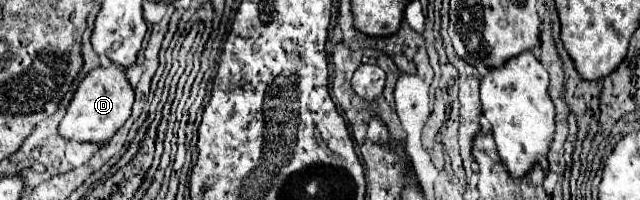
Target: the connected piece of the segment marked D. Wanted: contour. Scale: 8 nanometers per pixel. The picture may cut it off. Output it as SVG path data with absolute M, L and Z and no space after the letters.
M113 65L93 69L77 87L73 101L67 107L63 121L59 123L59 135L71 141L89 141L89 143L103 143L111 139L117 129L129 119L131 105L135 93L125 79L125 71Z

